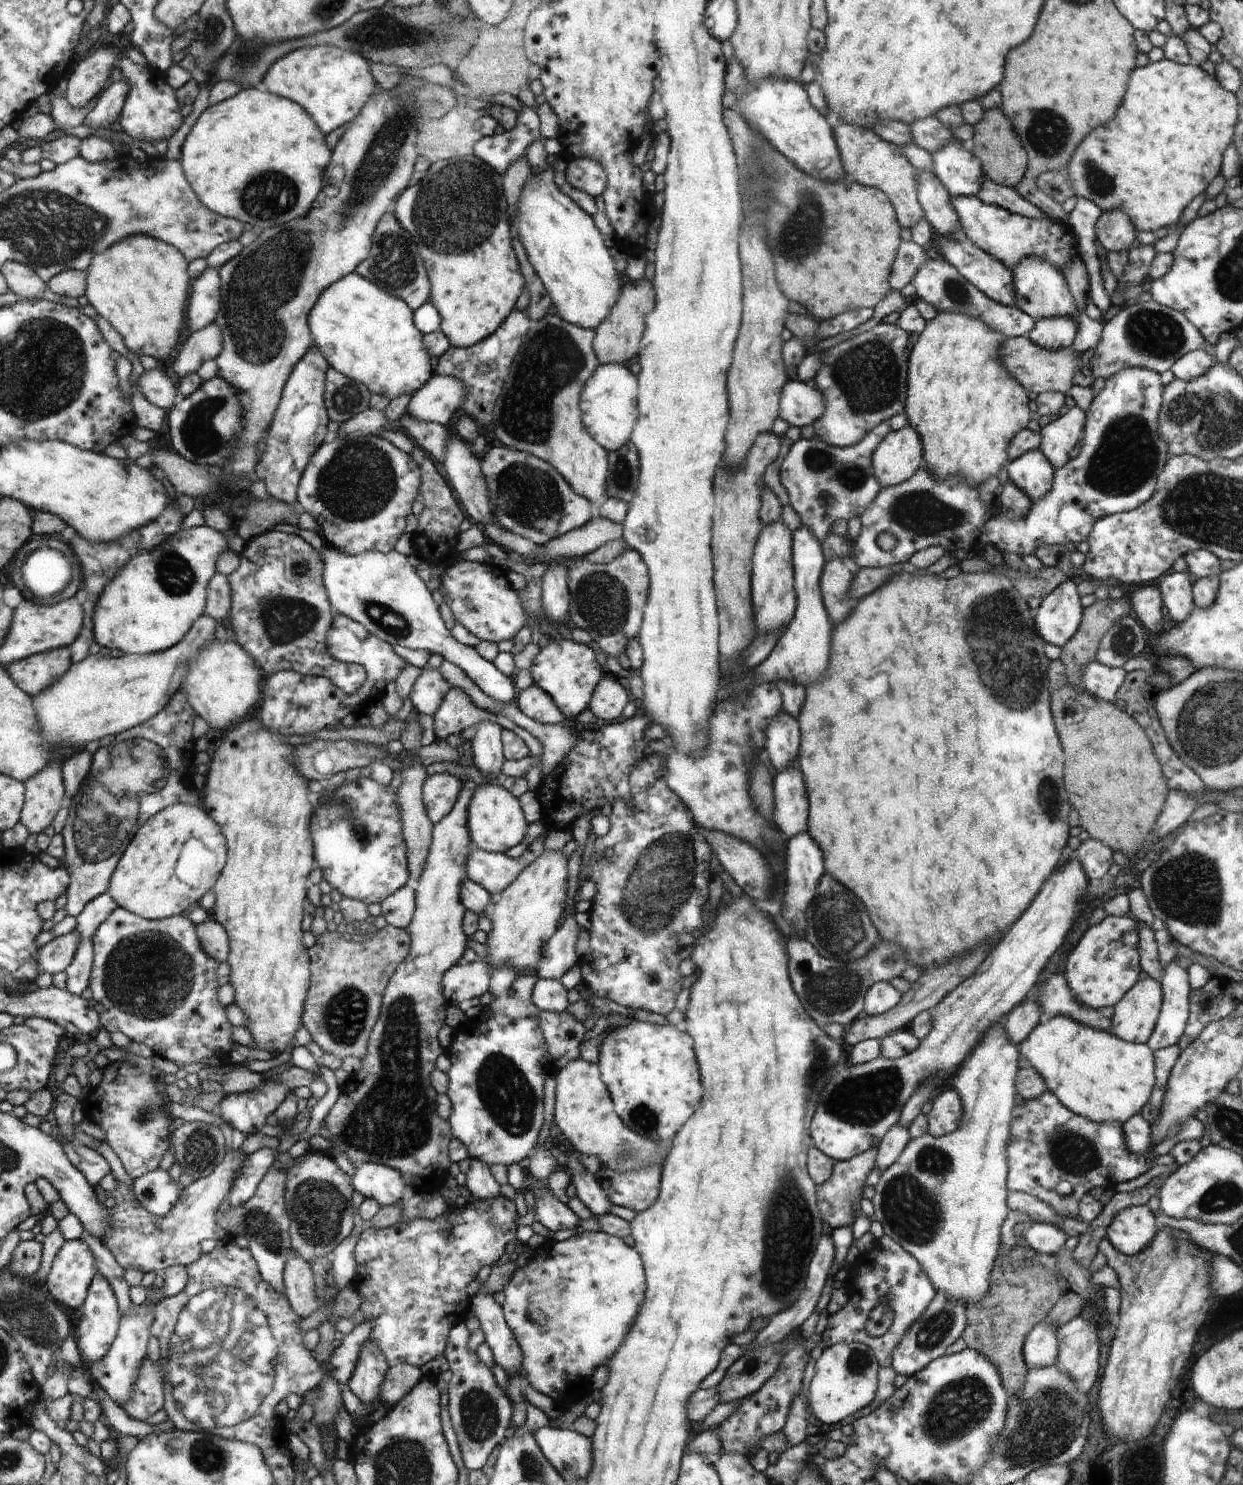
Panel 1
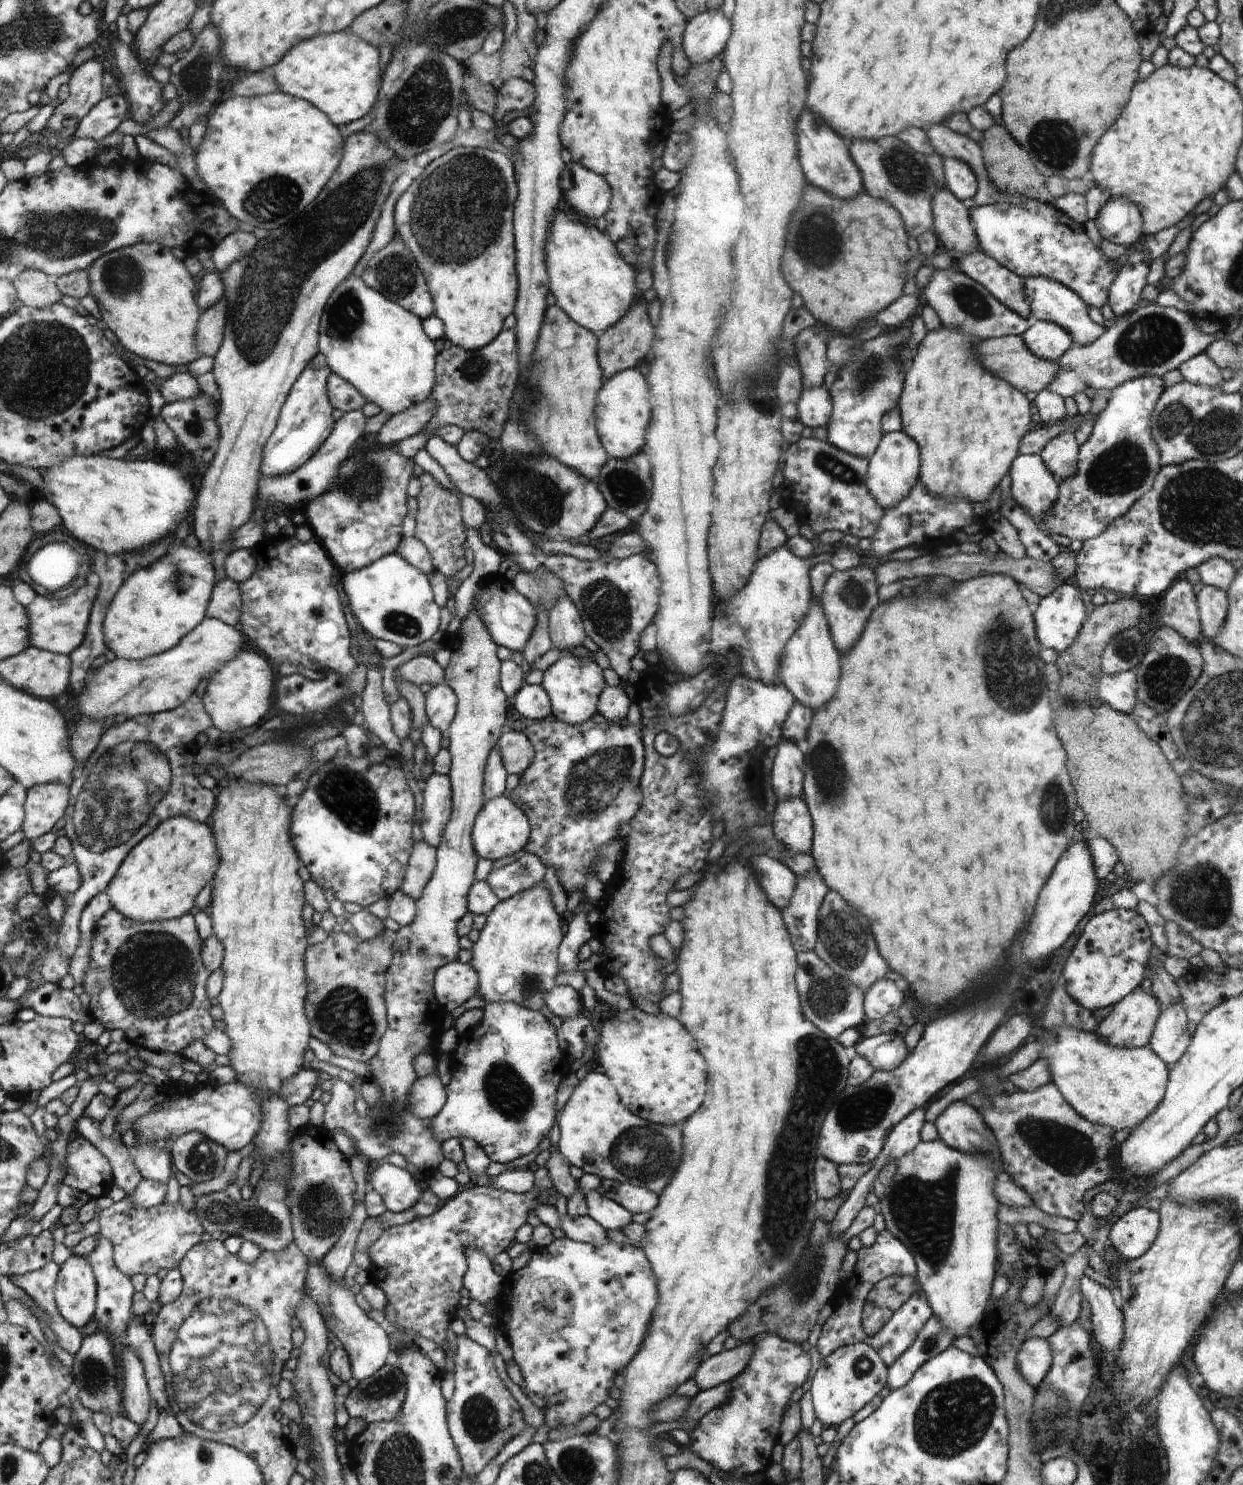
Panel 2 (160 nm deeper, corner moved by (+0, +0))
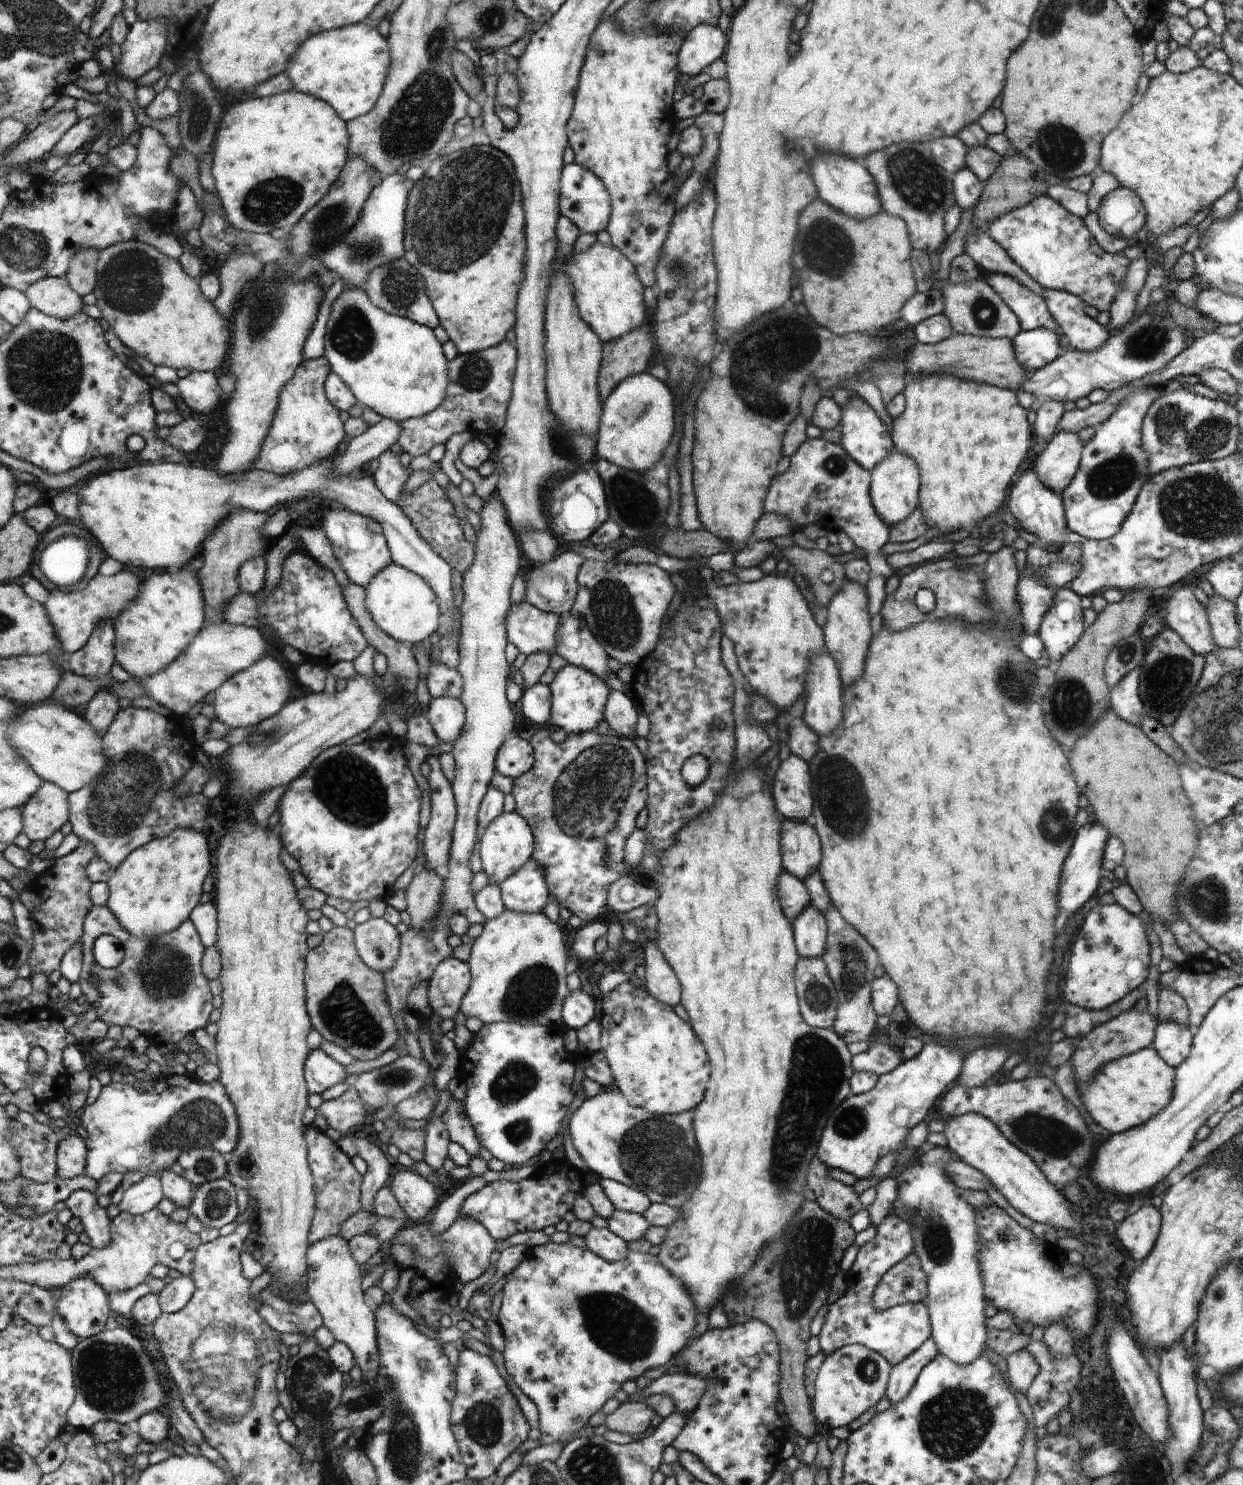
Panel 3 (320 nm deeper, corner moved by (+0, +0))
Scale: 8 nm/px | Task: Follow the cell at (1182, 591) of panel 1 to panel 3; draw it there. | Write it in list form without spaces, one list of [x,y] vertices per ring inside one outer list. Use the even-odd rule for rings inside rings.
[[[1188,588],[1170,596],[1163,619],[1196,654],[1204,657],[1216,647],[1206,609]]]

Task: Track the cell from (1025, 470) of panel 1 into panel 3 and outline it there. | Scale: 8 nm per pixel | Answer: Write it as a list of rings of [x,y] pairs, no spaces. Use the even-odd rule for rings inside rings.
[[[1028,470],[1018,477],[1014,483],[1014,488],[1010,491],[1008,510],[1020,524],[1030,534],[1036,536],[1035,544],[1046,549],[1048,546],[1059,546],[1062,548],[1066,543],[1064,534],[1067,533],[1067,518],[1065,516],[1065,505],[1063,498],[1049,489],[1037,477],[1037,473]]]

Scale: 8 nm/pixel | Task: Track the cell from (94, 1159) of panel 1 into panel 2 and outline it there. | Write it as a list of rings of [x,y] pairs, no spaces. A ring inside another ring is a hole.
[[[77,1134],[69,1146],[69,1169],[65,1182],[100,1200],[116,1185],[113,1164],[91,1140]]]

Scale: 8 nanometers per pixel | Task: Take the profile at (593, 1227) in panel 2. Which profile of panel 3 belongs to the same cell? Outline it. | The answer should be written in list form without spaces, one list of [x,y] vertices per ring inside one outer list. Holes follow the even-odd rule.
[[[592,1227],[583,1238],[588,1249],[610,1263],[624,1260],[630,1252],[629,1244],[608,1228]]]

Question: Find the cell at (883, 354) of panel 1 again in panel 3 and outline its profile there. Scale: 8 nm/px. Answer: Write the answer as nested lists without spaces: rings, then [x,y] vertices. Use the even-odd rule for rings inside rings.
[[[858,394],[854,395],[850,406],[842,408],[842,412],[840,422],[842,442],[840,444],[862,468],[869,469],[871,472],[881,460],[884,460],[895,450],[896,445],[893,443],[892,430],[882,422],[881,417]]]

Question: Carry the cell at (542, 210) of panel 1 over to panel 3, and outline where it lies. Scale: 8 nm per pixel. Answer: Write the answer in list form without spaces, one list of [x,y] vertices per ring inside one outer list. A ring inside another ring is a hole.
[[[596,242],[592,248],[572,252],[573,259],[565,271],[573,280],[573,293],[579,312],[589,327],[604,343],[624,338],[630,331],[642,327],[646,308],[642,298],[642,284],[636,266],[614,246],[602,246]]]

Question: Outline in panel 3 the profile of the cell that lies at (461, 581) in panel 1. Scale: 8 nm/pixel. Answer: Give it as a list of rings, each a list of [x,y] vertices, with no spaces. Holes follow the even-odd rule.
[[[522,602],[513,606],[507,617],[507,636],[519,652],[526,656],[536,653],[556,654],[561,618],[544,612],[533,604]]]

